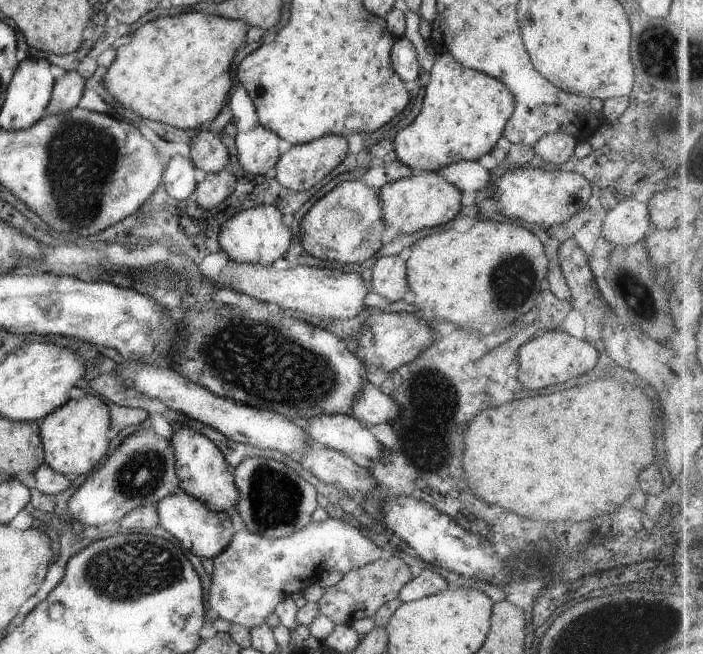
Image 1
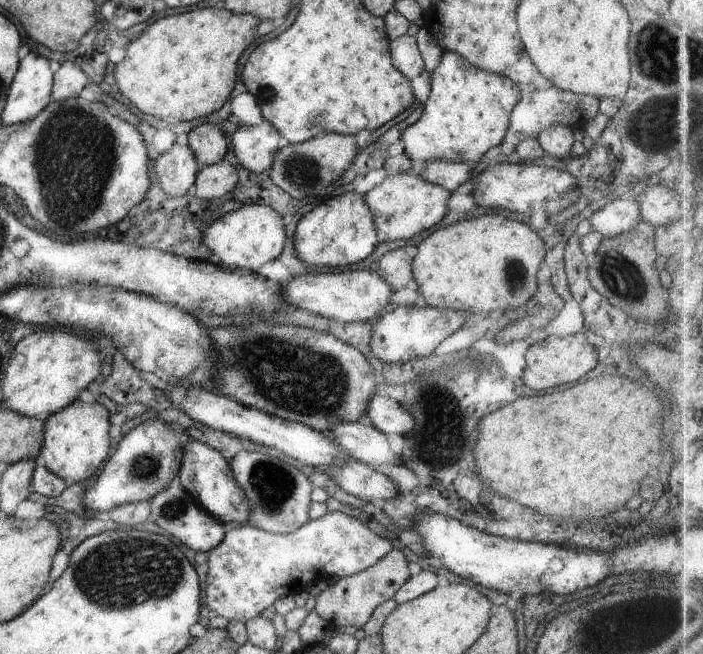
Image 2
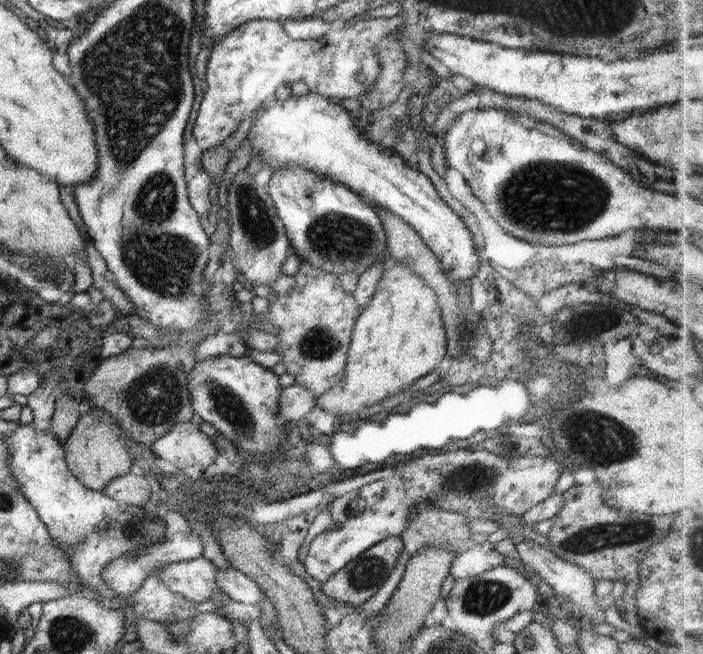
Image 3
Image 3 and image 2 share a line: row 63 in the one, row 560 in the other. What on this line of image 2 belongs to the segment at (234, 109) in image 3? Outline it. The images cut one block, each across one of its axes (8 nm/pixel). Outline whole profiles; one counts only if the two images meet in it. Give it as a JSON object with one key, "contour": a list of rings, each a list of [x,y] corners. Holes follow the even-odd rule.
{"contour":[[[328,511],[324,516],[310,520],[294,532],[279,535],[252,524],[244,525],[227,532],[224,540],[208,552],[208,574],[204,588],[205,608],[212,615],[228,618],[229,621],[246,623],[256,618],[272,606],[278,598],[298,592],[309,592],[321,580],[329,580],[332,576],[347,577],[384,558],[393,544],[390,538],[382,537],[368,528],[360,518],[342,511]]]}

